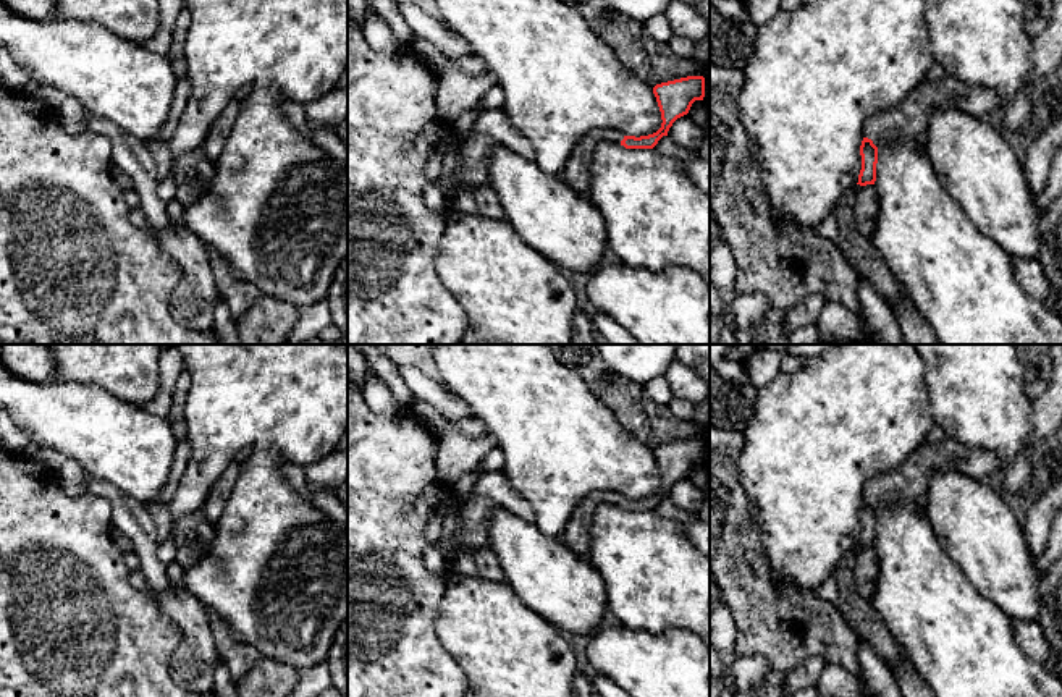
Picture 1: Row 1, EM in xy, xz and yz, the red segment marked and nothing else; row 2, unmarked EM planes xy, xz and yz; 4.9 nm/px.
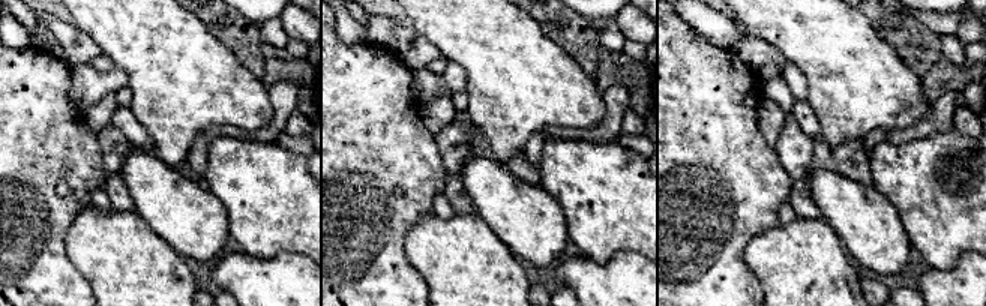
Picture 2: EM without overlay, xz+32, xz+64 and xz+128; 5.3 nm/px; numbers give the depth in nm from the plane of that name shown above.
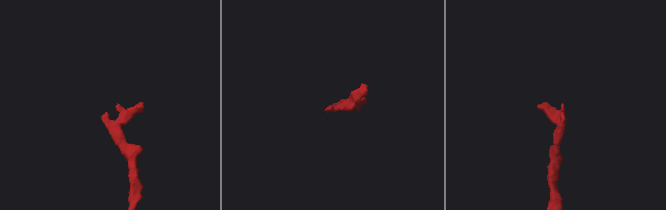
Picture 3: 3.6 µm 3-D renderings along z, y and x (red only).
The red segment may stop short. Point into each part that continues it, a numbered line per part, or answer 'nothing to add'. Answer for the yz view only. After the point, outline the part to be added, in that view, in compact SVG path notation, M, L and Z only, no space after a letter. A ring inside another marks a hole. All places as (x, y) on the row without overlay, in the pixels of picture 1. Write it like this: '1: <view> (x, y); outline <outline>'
1: yz (910, 479); outline M949 435L939 443L923 440L899 467L868 480L863 500L871 501L879 511L902 498L923 498L936 471L955 471L976 480L988 480L999 467L1001 458L994 451L965 446Z

